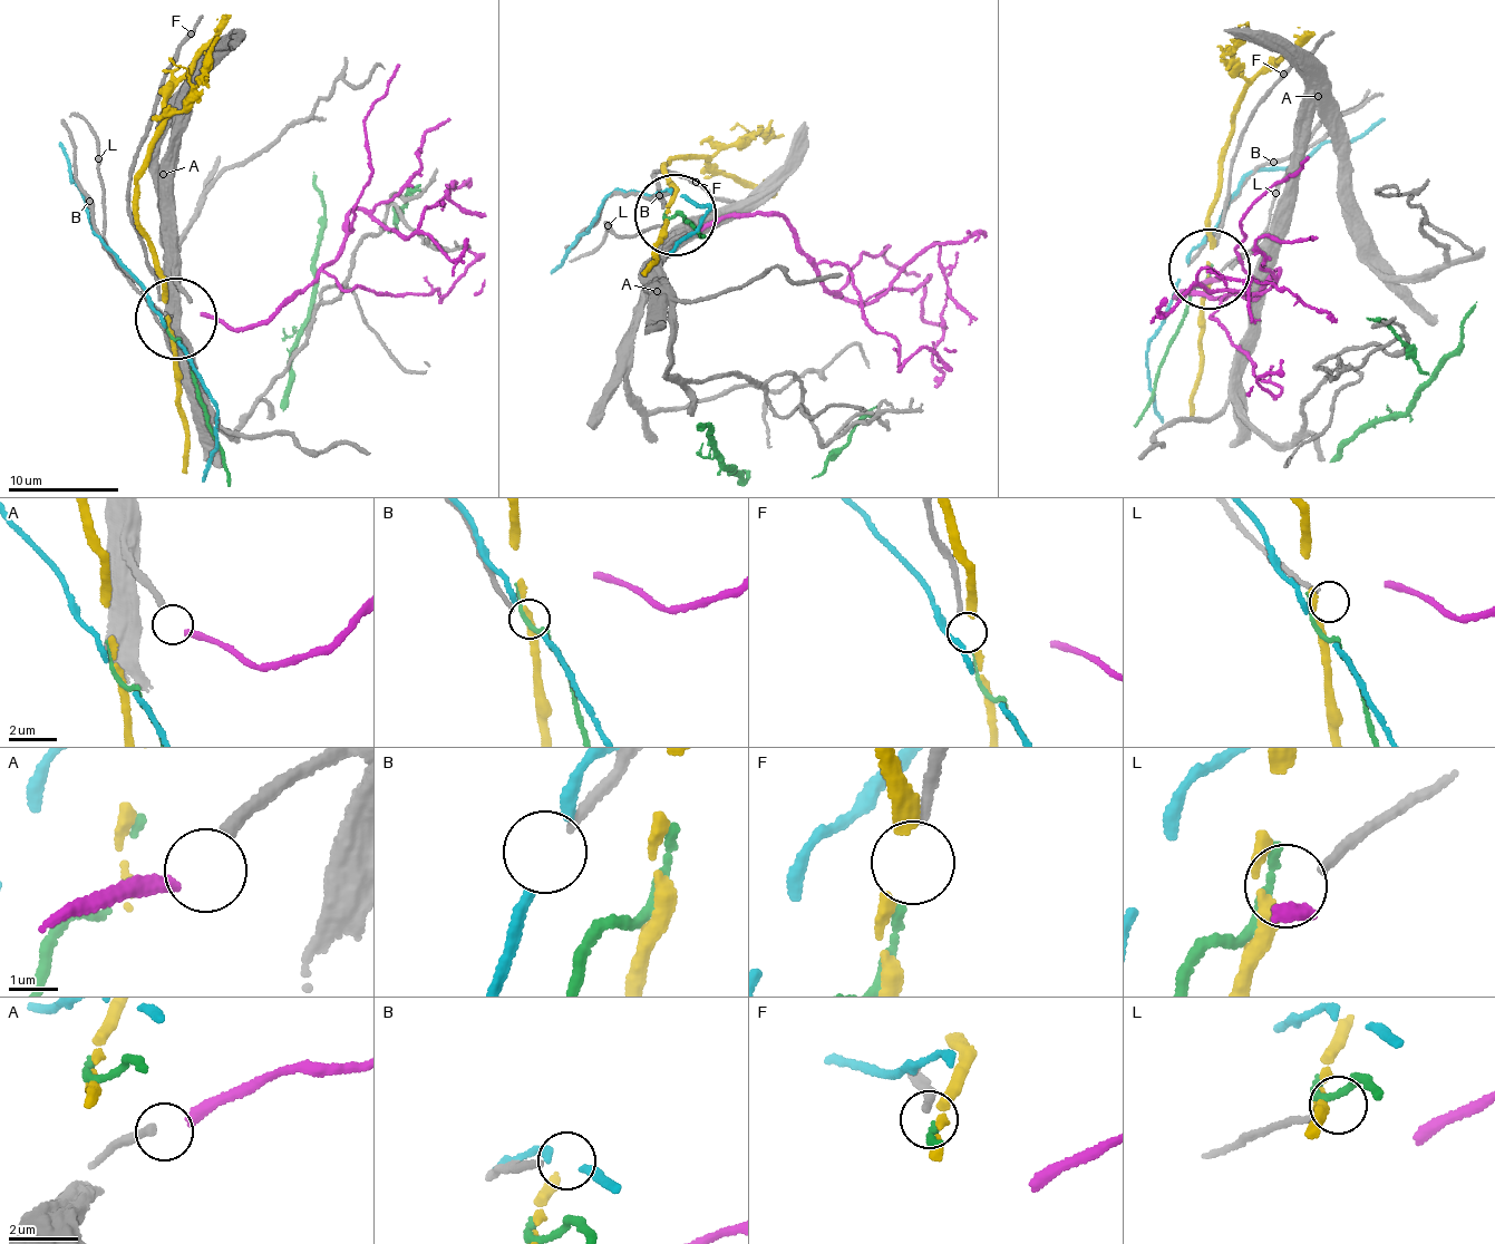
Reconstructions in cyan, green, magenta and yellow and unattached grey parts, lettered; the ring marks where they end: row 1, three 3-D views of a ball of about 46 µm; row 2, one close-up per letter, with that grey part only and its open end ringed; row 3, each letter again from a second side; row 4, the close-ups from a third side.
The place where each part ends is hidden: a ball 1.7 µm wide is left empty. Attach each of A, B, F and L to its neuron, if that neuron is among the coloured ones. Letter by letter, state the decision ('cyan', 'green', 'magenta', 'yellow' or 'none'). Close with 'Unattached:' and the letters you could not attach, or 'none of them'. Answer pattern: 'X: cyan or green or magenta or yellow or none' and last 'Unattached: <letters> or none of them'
A: magenta
B: none
F: green
L: none
Unattached: B, L

